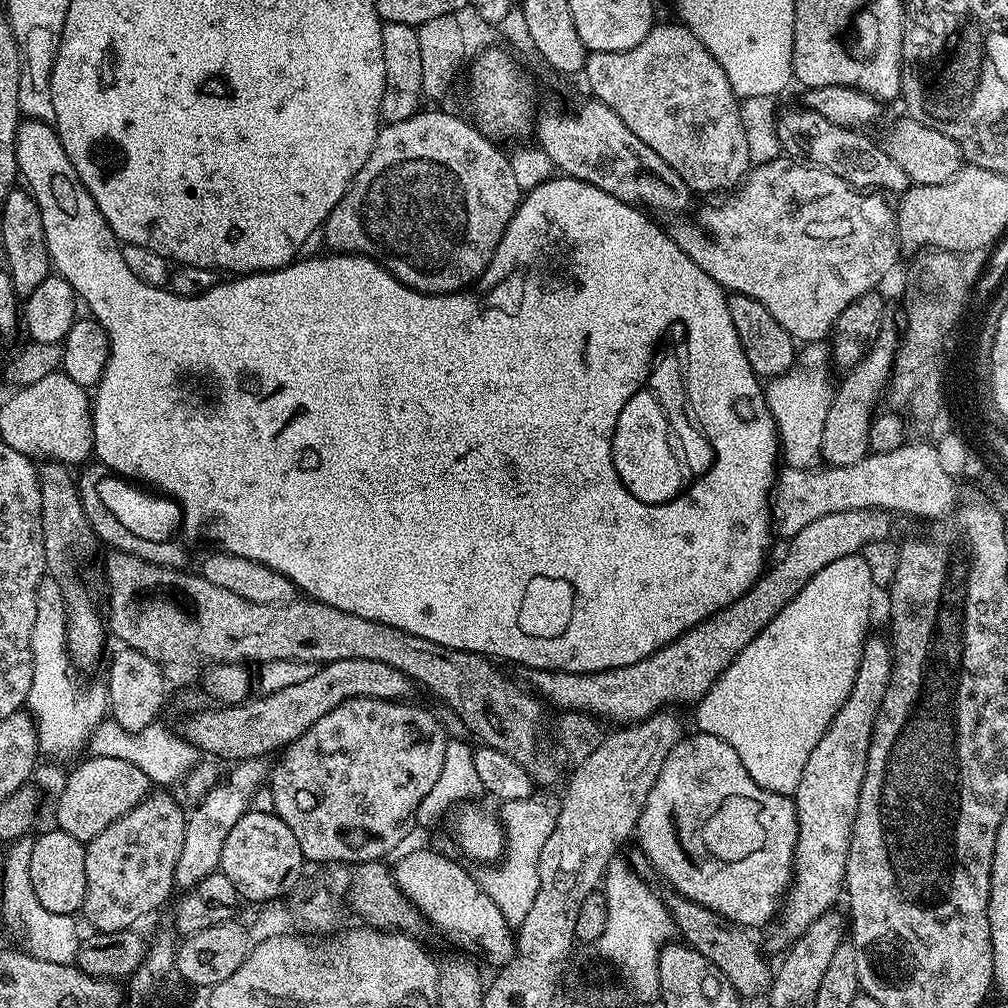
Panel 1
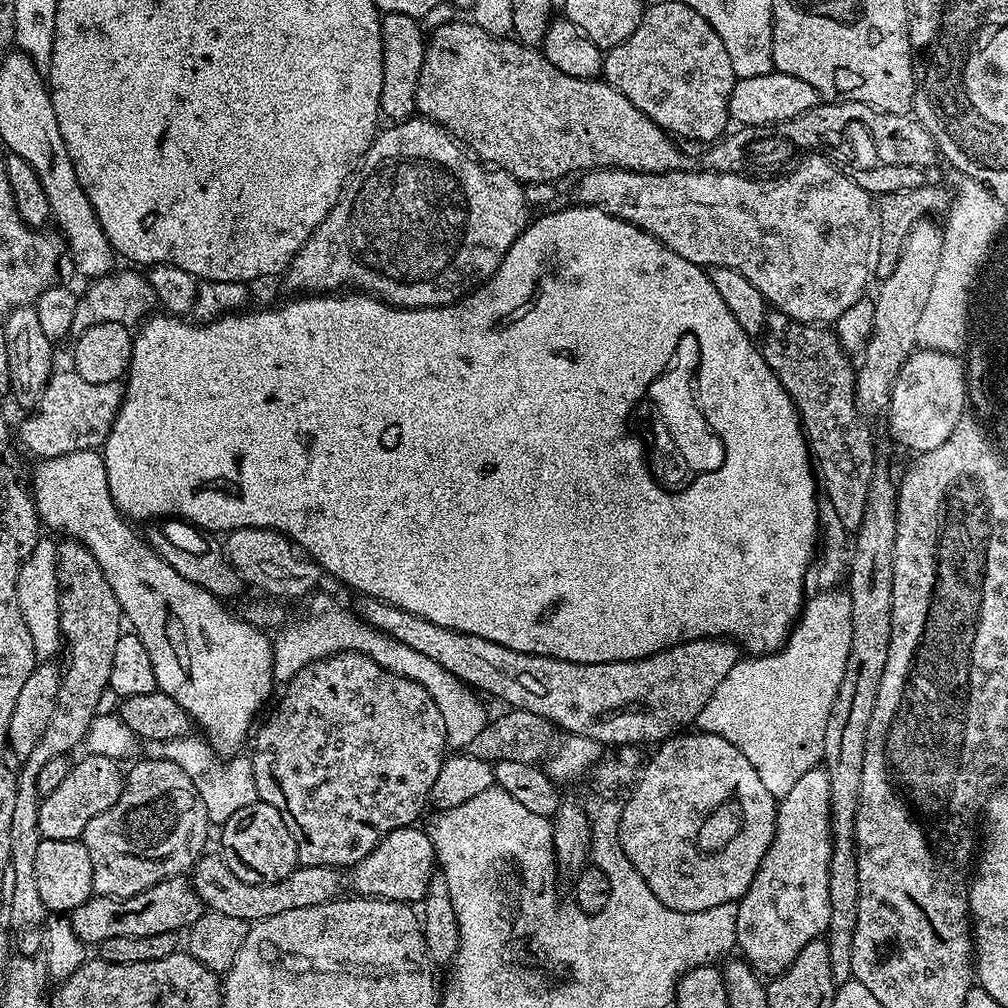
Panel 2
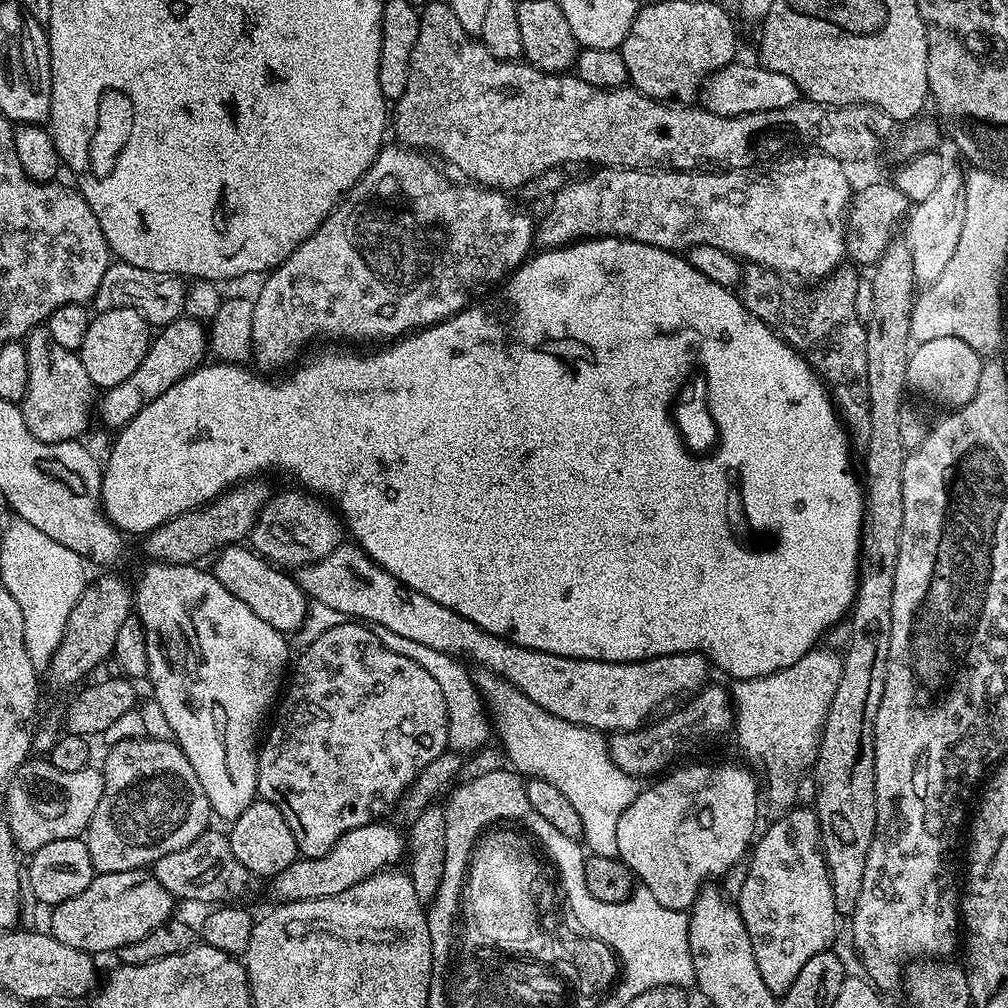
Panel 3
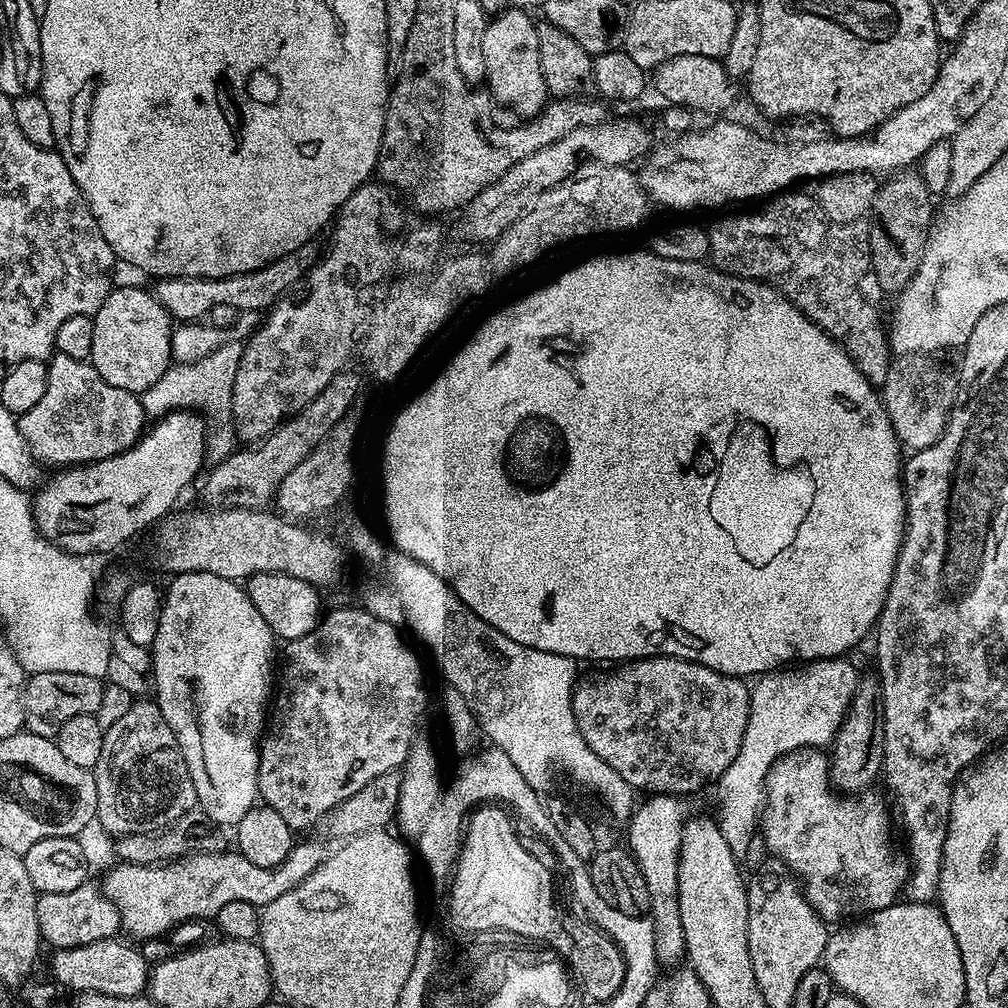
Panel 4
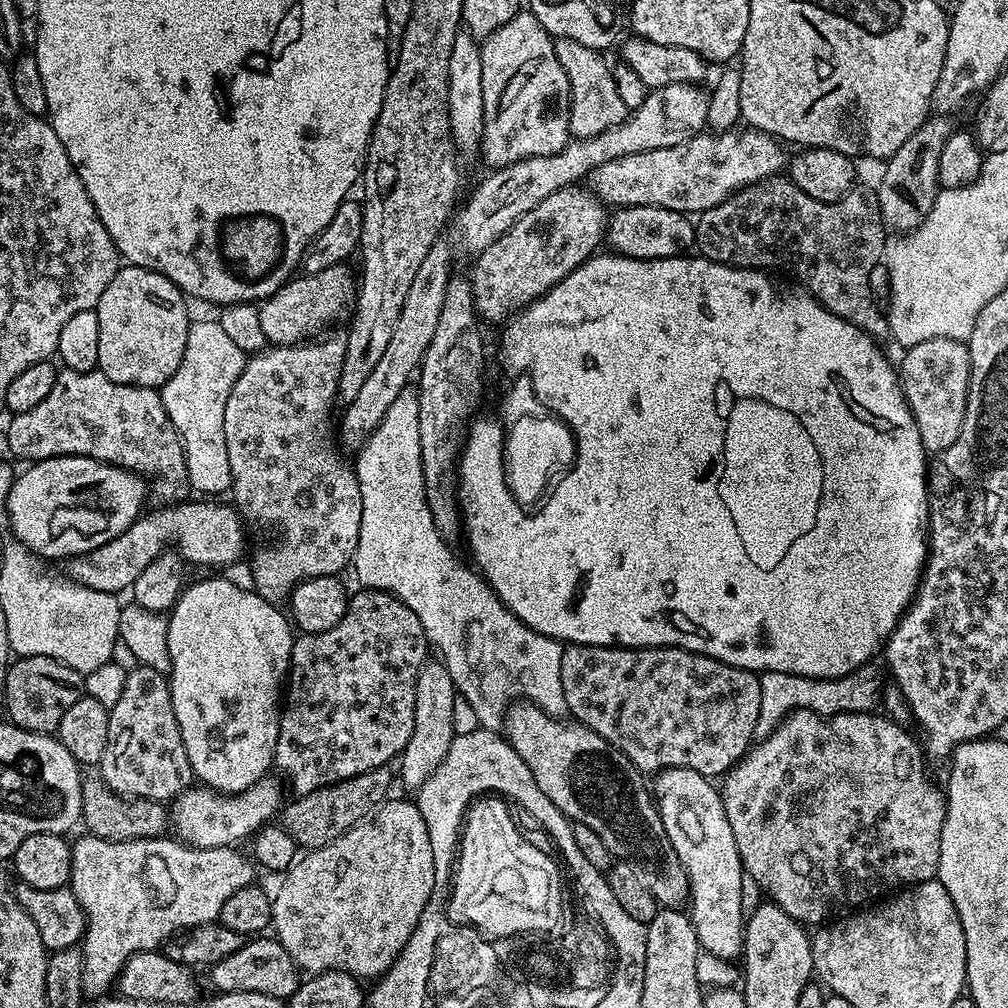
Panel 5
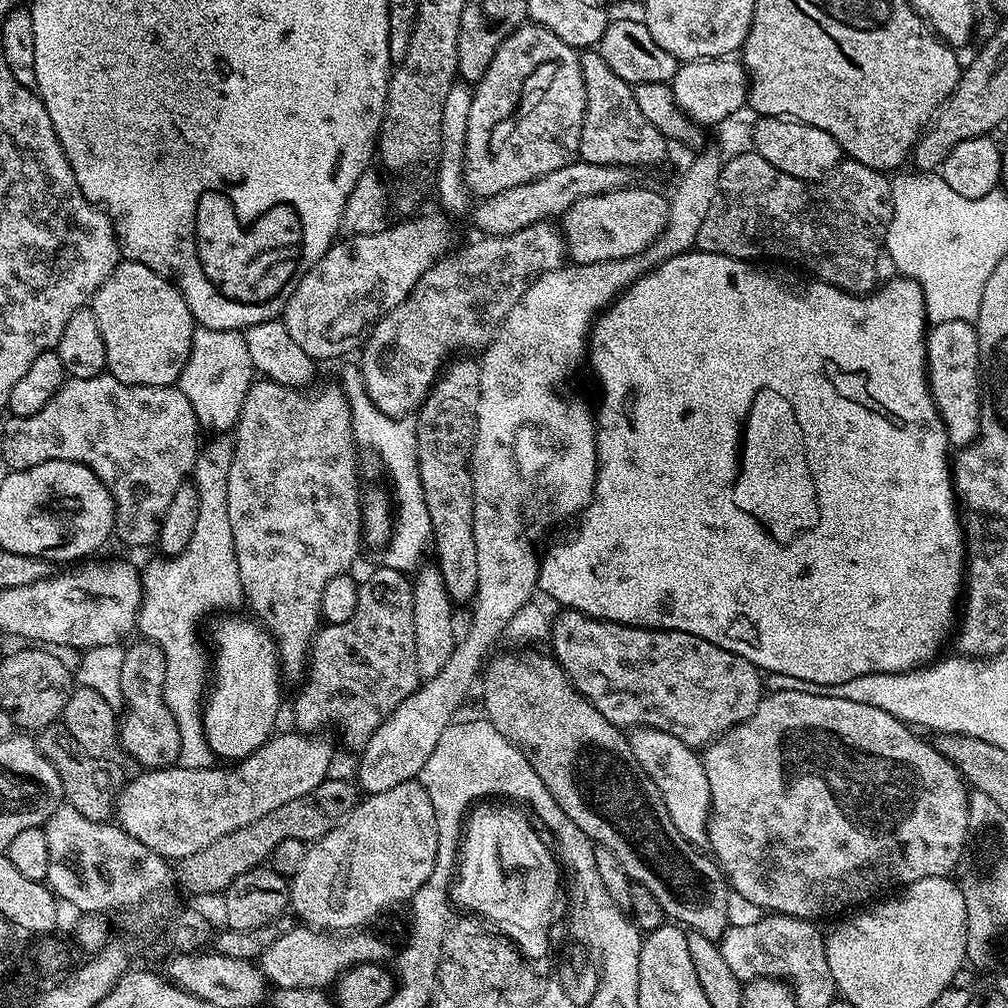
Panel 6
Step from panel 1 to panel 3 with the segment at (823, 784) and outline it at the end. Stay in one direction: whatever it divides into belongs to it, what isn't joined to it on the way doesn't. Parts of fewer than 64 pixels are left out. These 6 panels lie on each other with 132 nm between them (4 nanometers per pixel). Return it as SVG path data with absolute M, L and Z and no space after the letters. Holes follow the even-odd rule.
M792 806L785 816L780 816L768 829L759 833L758 839L750 849L747 861L748 873L746 883L742 885L738 897L738 907L742 914L742 922L746 922L746 934L750 934L750 946L754 946L754 962L758 962L758 971L762 974L762 982L778 998L798 978L802 966L814 958L814 954L827 952L833 947L832 939L836 936L836 907L834 906L834 890L830 886L828 867L820 847L820 823L811 807Z

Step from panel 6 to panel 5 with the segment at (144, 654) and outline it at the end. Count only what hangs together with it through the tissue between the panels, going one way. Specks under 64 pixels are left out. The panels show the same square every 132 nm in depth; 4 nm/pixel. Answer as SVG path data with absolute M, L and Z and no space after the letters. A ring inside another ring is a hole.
M137 666L124 677L124 689L111 705L108 713L110 734L106 750L98 765L99 779L104 781L110 791L118 796L133 800L150 800L153 802L171 802L187 788L193 787L194 777L186 746L182 742L182 730L178 718L174 718L172 695L168 689L168 677L156 668Z

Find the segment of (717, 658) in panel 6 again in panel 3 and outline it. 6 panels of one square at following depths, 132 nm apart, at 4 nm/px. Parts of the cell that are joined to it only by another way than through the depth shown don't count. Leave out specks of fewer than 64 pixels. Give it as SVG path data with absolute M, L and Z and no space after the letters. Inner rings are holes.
M711 684L676 706L681 708L673 707L669 716L661 715L655 722L649 722L634 732L615 733L607 743L608 752L618 770L633 778L656 778L667 773L677 763L675 760L679 756L688 756L695 748L712 744L715 740L722 739L727 732L729 735L734 728L734 701L727 687L719 688L718 685Z

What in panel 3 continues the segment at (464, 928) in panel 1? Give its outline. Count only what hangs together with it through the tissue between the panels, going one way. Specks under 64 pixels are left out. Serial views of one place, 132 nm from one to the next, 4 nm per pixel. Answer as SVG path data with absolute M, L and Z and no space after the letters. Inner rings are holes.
M373 822L350 830L338 838L338 842L322 858L298 858L286 870L271 877L273 901L289 904L299 900L317 900L330 898L334 894L342 894L342 890L350 890L350 886L358 886L366 878L376 872L383 872L405 859L406 840L399 827L391 828L388 822Z

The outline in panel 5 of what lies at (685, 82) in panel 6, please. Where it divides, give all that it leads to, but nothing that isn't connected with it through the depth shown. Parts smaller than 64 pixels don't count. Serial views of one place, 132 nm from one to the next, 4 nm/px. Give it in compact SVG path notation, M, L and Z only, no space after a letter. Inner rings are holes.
M671 84L653 88L648 97L618 126L605 128L602 134L585 140L569 139L568 145L558 154L535 156L514 162L505 168L489 171L488 177L472 192L454 218L456 236L471 254L479 254L493 244L518 218L522 218L538 202L550 198L558 190L583 181L602 162L610 162L624 155L641 154L643 151L662 150L678 146L692 136L705 131L708 123L708 92L695 84Z

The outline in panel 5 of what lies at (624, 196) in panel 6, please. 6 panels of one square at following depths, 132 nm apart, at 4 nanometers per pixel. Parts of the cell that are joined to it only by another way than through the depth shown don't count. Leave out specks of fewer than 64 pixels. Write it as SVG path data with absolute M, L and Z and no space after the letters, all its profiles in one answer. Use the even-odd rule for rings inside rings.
M656 205L617 207L606 224L606 244L613 253L635 260L661 260L667 256L687 253L695 245L696 230L693 221L683 212Z

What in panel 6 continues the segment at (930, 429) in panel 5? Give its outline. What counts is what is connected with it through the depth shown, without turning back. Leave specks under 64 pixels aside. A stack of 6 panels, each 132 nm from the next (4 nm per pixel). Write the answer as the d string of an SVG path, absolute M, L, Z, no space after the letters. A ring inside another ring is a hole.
M954 320L932 324L926 332L928 350L928 388L936 403L938 414L944 420L948 443L959 450L972 443L976 433L980 431L980 351L978 350L978 334L976 325L970 320Z

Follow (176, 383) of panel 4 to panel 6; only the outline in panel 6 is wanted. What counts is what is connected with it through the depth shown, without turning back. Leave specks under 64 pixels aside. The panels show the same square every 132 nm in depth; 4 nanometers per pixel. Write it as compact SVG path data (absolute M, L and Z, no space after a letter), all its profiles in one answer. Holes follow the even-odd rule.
M197 327L192 333L192 349L190 358L182 370L178 386L186 398L190 398L190 406L194 406L196 421L201 429L212 434L226 434L235 429L236 420L240 417L242 402L246 398L248 388L254 383L254 369L250 362L250 350L246 350L243 331L210 330Z

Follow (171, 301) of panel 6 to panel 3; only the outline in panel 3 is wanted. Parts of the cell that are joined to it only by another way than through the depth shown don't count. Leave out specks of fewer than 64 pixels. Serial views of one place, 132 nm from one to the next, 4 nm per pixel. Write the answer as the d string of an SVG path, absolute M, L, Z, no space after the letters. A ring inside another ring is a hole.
M110 309L89 319L86 338L82 338L78 355L82 366L86 366L86 374L90 374L92 385L107 390L125 382L137 370L147 354L149 343L150 325L142 314L134 309Z

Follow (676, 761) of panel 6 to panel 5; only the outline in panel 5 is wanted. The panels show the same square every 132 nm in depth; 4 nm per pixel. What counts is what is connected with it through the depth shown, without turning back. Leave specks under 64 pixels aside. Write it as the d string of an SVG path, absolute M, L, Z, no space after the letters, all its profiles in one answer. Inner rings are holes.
M664 768L661 772L655 773L654 780L656 780L654 803L660 810L662 826L670 838L670 846L674 846L678 862L686 870L688 900L690 905L692 904L690 919L700 947L718 958L735 961L744 947L746 877L738 854L738 846L734 842L734 830L730 830L730 818L726 818L721 789L717 785L715 788L712 785L715 783L709 777L698 774L698 770L689 768Z

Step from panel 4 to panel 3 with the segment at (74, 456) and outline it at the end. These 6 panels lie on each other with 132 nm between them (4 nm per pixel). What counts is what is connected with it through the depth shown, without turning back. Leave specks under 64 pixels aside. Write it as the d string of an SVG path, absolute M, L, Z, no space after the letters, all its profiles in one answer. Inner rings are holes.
M46 326L28 333L24 349L30 380L26 382L26 394L19 406L26 430L30 430L34 438L51 444L80 440L92 416L94 420L94 385L90 382L90 374L86 374L86 366L82 366L76 352L58 346L58 342L50 338L50 330Z

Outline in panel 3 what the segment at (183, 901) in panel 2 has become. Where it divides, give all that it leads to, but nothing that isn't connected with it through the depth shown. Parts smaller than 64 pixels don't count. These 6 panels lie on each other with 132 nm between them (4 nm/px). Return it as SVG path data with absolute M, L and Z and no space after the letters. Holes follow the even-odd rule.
M135 868L121 872L101 872L93 875L90 886L74 898L55 905L52 912L50 934L62 946L74 946L74 950L97 954L96 952L115 953L130 942L138 942L167 920L173 919L174 898L158 882L151 871Z

